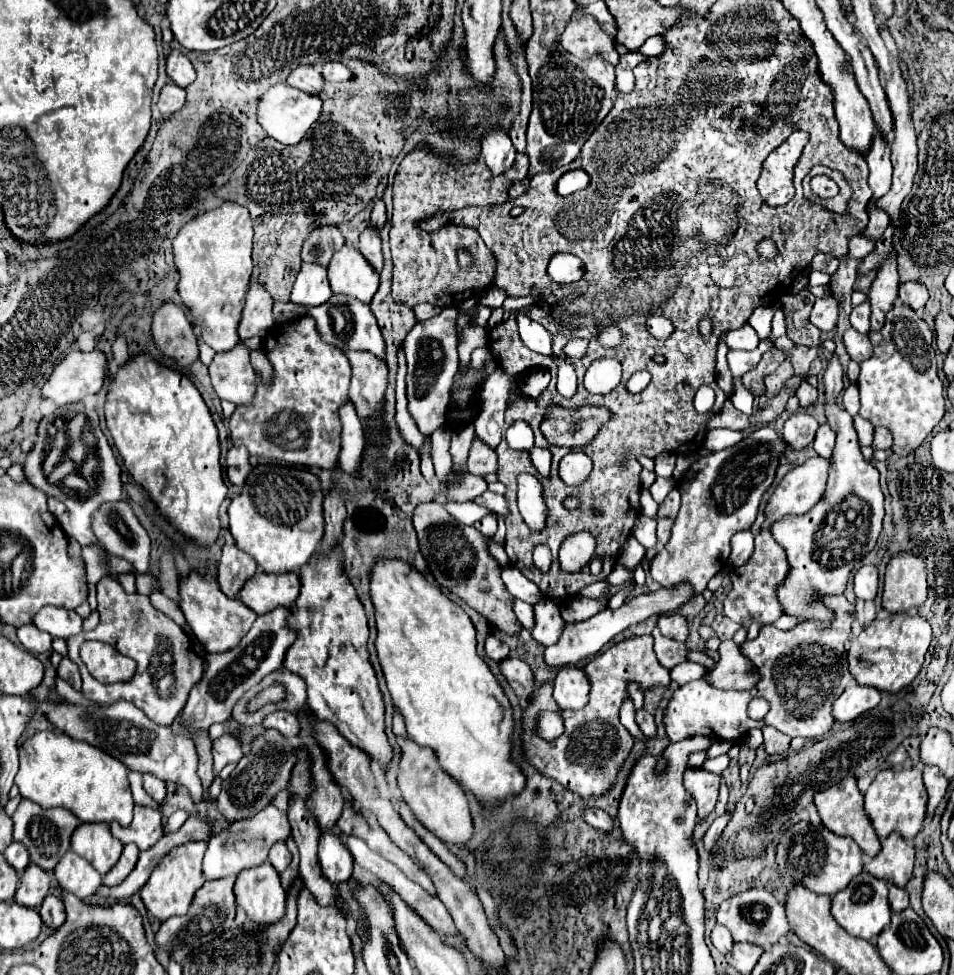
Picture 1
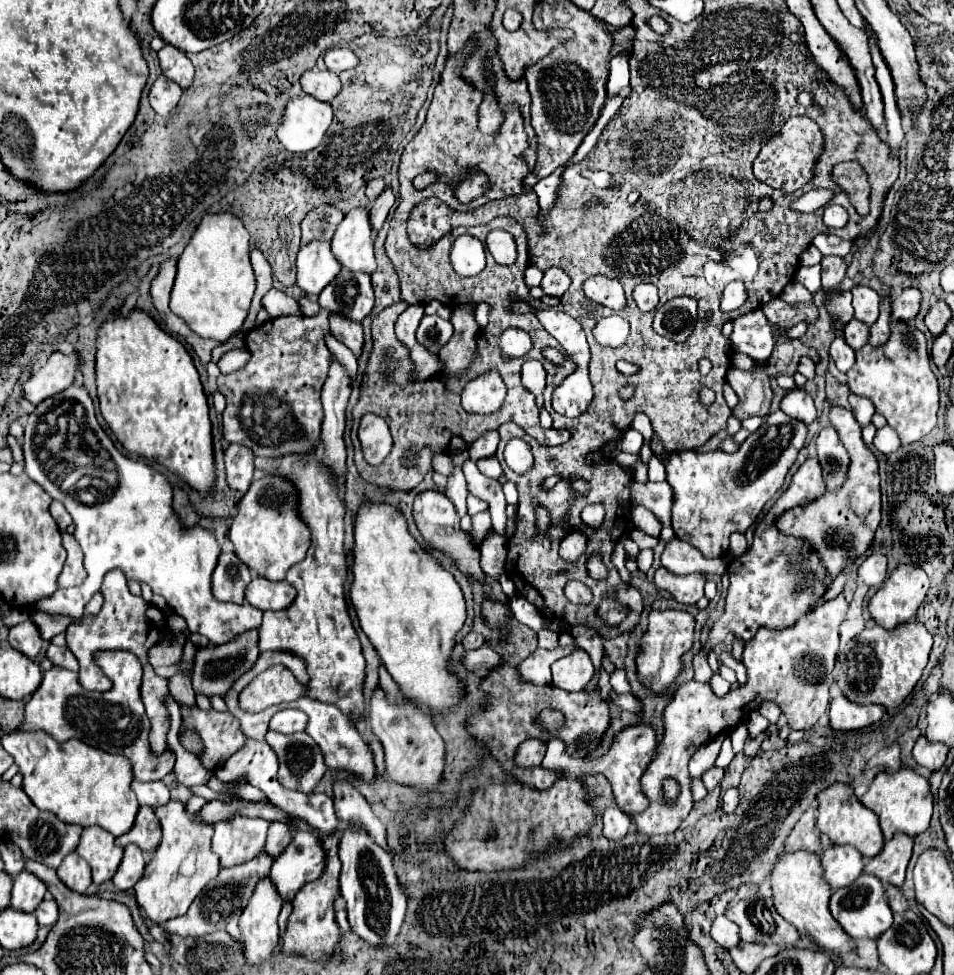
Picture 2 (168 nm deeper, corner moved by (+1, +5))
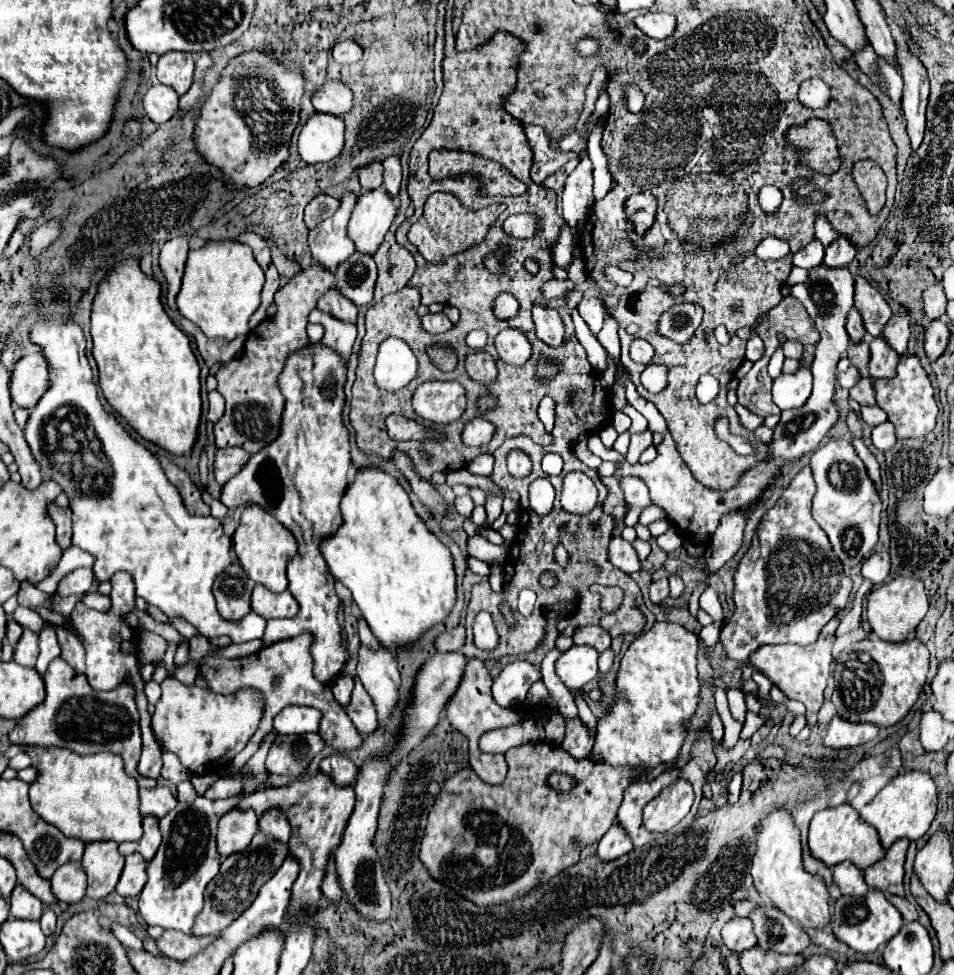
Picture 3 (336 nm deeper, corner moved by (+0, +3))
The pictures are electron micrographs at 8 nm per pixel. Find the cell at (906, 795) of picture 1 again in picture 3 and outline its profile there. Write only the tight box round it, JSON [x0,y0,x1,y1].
[859,771,937,849]

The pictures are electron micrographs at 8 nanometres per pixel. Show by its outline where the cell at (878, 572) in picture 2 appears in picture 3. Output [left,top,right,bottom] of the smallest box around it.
[863,551,891,585]

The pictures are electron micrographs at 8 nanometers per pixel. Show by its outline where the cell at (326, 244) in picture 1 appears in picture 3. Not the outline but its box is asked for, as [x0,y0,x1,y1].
[305,193,339,229]

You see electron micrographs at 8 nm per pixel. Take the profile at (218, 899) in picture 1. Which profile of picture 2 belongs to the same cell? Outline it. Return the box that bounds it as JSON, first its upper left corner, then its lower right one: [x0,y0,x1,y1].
[164,853,274,937]

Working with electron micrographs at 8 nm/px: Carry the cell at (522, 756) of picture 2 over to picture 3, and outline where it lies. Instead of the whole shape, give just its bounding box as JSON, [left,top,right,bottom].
[419,741,647,907]

